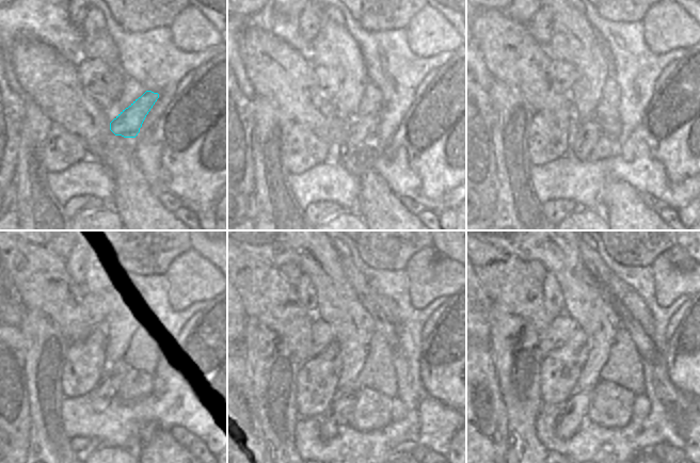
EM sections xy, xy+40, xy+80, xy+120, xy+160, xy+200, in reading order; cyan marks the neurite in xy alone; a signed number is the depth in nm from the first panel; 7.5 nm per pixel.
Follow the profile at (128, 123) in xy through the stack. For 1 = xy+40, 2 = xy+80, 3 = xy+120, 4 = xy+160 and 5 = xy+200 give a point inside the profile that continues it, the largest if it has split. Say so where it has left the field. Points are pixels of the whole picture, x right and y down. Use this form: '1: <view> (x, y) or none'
1: xy+40 (361, 129)
2: xy+80 (583, 137)
3: xy+120 (111, 379)
4: xy+160 (339, 410)
5: xy+200 (574, 412)

